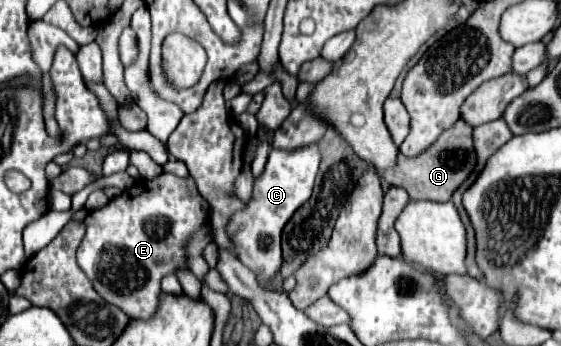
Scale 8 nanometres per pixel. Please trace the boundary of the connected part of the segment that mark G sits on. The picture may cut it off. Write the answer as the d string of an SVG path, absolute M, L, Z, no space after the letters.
M458 119L442 137L422 155L418 157L404 157L398 155L398 165L394 169L384 171L384 179L390 185L404 187L412 199L430 199L430 201L450 201L452 193L468 179L468 175L476 167L476 153L474 153L474 139L472 127L466 121Z

